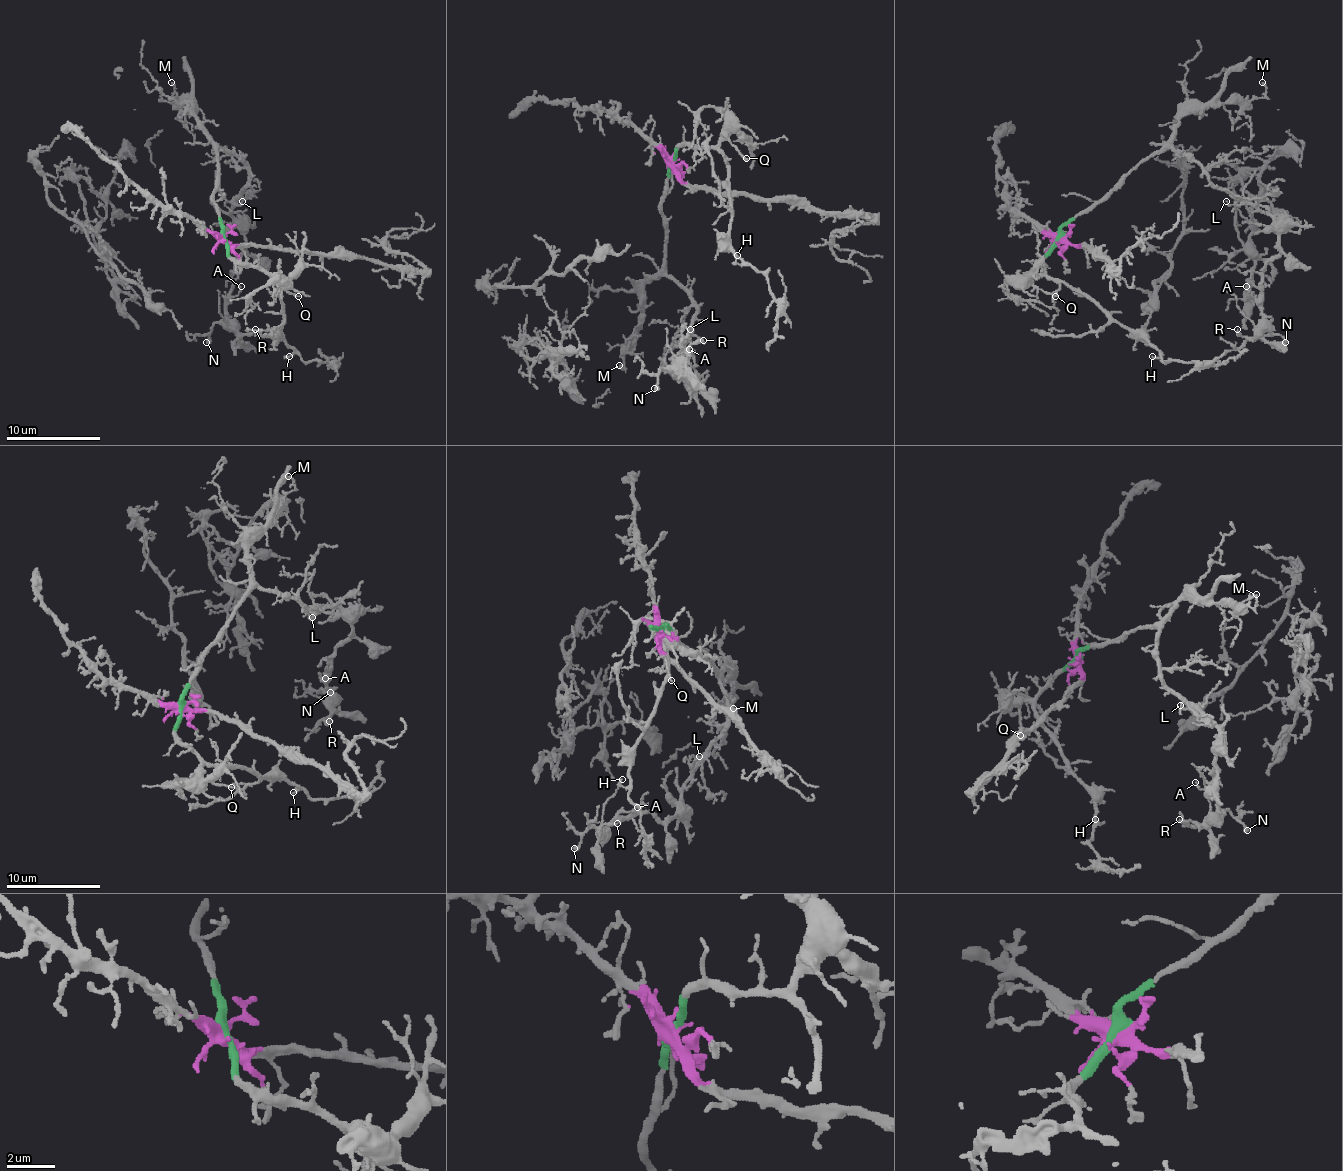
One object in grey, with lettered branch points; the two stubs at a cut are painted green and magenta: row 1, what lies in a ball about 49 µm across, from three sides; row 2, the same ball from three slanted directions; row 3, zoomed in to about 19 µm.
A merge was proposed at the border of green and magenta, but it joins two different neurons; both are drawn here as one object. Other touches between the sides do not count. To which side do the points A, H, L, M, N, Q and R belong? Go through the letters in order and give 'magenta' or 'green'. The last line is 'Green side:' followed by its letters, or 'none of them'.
A: green
H: green
L: green
M: green
N: green
Q: green
R: green
Green side: A, H, L, M, N, Q, R

